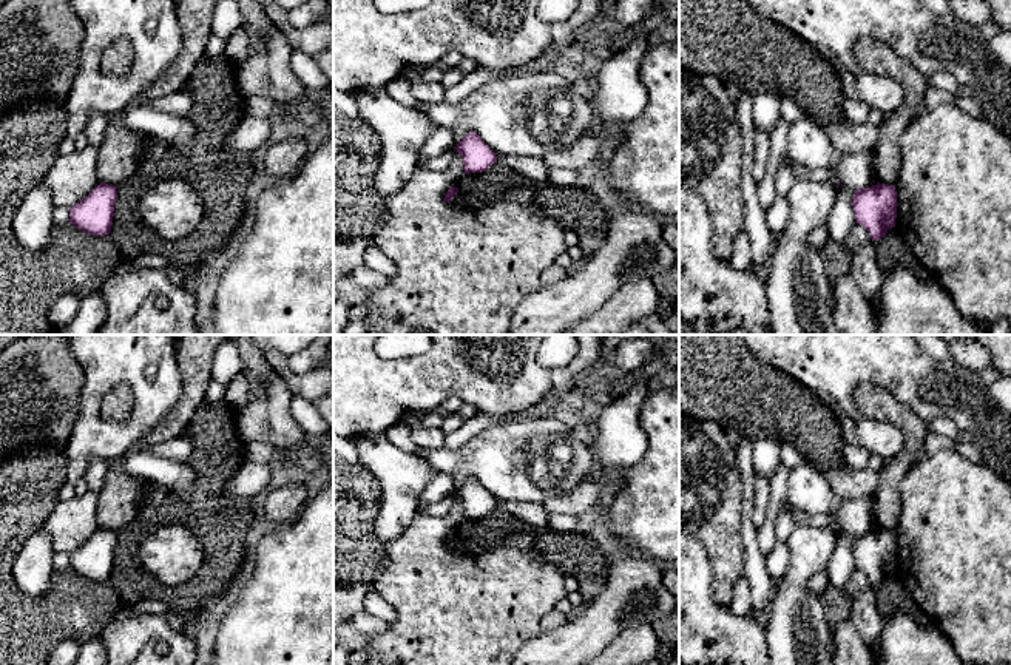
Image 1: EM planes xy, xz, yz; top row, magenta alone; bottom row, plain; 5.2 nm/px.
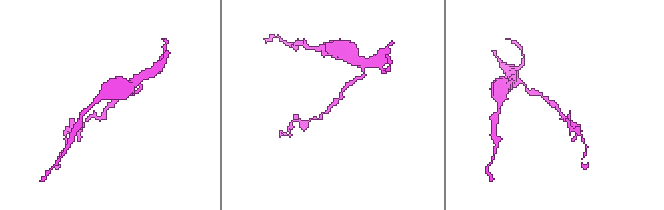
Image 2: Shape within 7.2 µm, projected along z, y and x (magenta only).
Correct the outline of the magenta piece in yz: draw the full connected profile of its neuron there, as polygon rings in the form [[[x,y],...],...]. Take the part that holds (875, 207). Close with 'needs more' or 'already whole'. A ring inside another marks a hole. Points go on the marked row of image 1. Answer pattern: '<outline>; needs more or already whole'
[[[877,184],[866,188],[857,188],[852,199],[857,224],[863,225],[872,241],[886,236],[891,227],[895,227],[897,191],[892,185]]]; already whole

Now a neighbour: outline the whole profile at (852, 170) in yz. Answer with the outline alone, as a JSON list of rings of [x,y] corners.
[[[844,154],[835,159],[835,176],[840,184],[854,188],[872,187],[878,182],[875,157]]]

